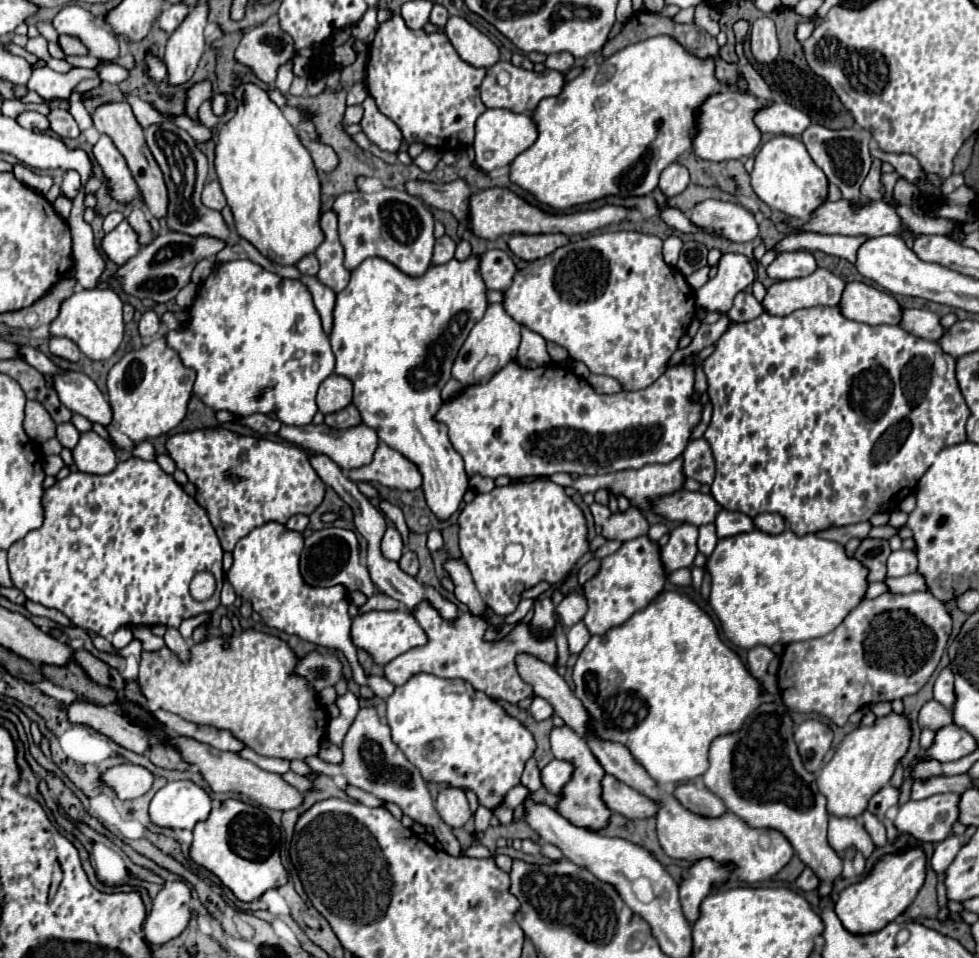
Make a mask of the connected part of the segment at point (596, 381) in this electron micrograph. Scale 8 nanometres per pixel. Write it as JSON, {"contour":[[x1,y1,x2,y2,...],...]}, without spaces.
{"contour":[[588,375,586,381,596,393,618,393,618,391,622,391,620,383,608,375]]}

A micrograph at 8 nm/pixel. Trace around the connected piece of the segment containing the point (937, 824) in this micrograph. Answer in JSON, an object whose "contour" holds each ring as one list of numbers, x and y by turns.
{"contour":[[958,793,932,795,922,801,908,801,898,809,894,825,920,841,942,841,958,819]]}

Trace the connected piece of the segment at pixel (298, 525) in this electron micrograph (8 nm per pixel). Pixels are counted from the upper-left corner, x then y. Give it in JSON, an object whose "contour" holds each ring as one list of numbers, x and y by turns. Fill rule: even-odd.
{"contour":[[294,515,294,517,290,517,290,519,288,519,286,527,288,527,288,529,292,529,292,531,300,531,300,533,302,533,302,531,308,527,308,523,310,523,308,515]]}

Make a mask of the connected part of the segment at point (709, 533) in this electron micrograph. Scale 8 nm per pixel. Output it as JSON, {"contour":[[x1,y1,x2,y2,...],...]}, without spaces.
{"contour":[[708,523,708,525,702,525,700,527,700,537,698,537,698,551,704,553,706,557,712,555,714,547,718,543,718,537,716,537,716,527,714,523]]}

